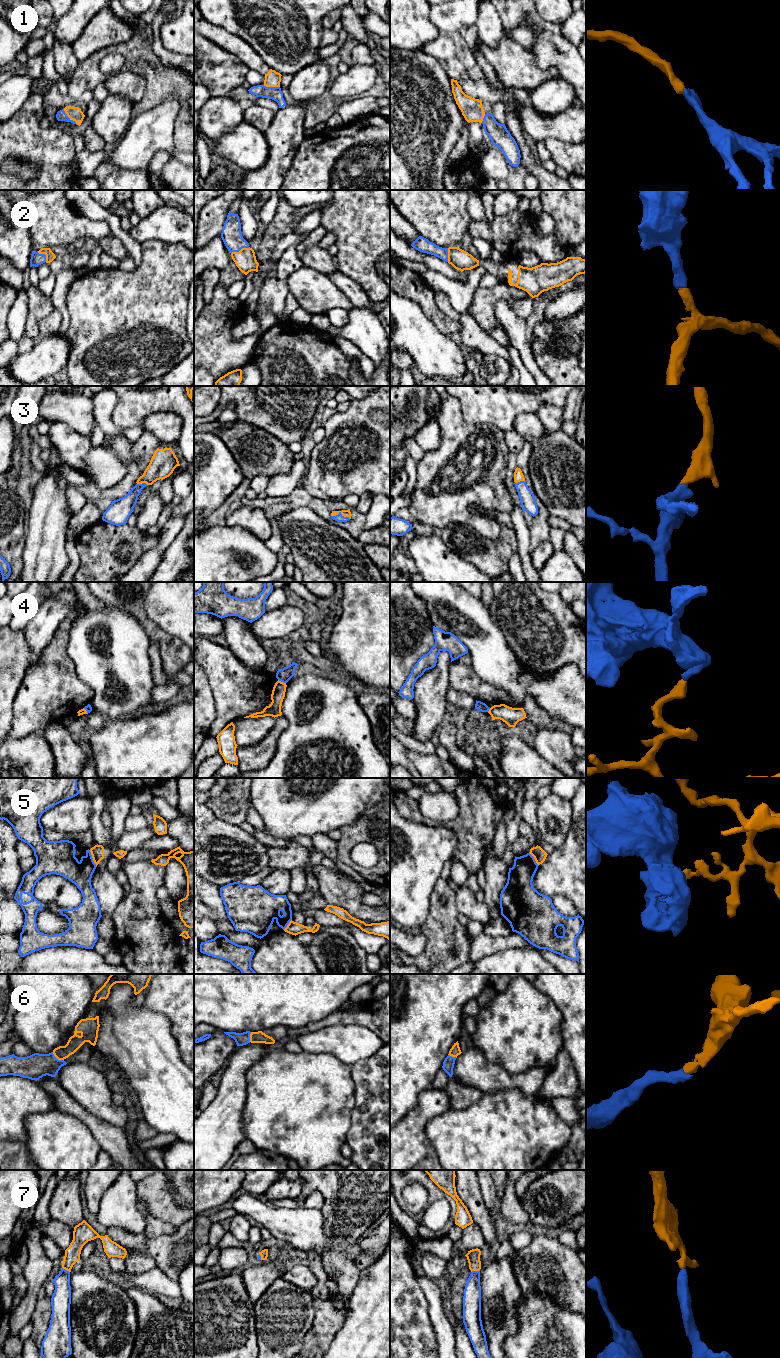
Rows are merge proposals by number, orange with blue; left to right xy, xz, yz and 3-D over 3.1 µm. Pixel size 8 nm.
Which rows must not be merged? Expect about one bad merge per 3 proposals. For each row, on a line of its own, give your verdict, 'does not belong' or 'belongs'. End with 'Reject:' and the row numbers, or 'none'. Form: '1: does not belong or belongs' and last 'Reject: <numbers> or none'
1: belongs
2: belongs
3: belongs
4: does not belong
5: does not belong
6: belongs
7: belongs
Reject: 4, 5

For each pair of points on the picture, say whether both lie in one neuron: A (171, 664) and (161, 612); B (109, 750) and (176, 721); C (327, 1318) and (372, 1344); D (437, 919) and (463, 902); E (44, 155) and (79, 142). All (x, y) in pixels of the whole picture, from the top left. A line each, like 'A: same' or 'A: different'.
A: different
B: same
C: different
D: different
E: different

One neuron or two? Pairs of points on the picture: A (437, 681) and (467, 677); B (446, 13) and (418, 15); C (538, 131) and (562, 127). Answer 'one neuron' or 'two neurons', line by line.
A: two neurons
B: two neurons
C: one neuron

